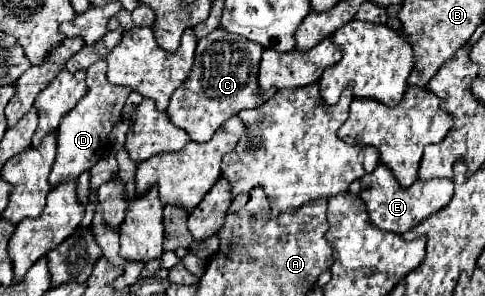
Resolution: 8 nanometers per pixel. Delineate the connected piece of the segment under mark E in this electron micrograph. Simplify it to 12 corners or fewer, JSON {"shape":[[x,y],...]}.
{"shape":[[379,163],[359,197],[379,229],[405,233],[449,203],[453,179],[401,187]]}

